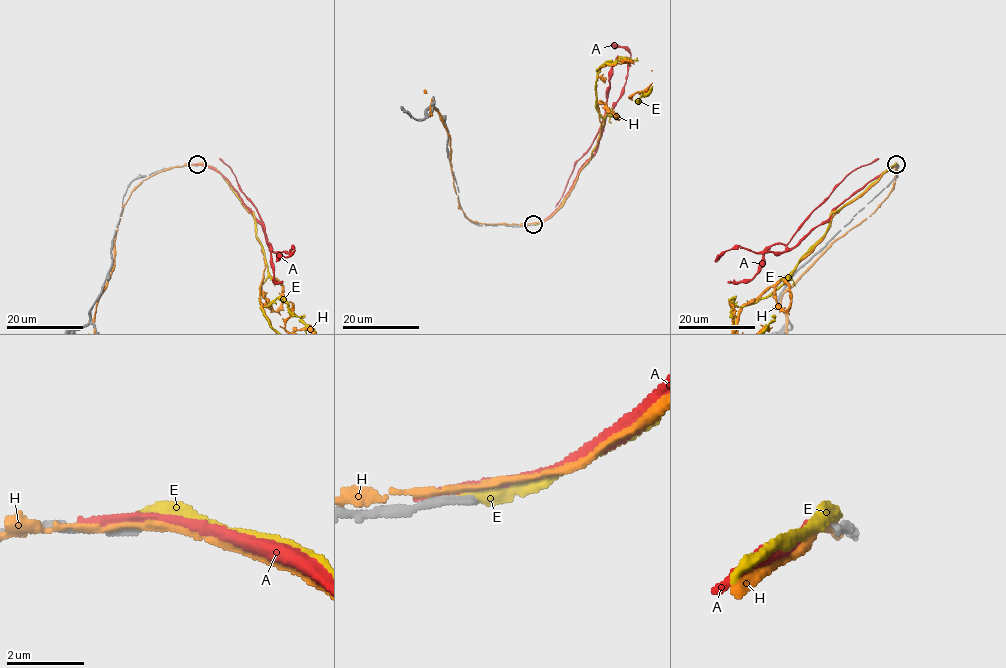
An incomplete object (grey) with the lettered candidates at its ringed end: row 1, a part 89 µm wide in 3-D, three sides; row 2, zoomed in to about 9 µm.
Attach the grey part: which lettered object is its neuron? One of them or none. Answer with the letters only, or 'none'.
E

